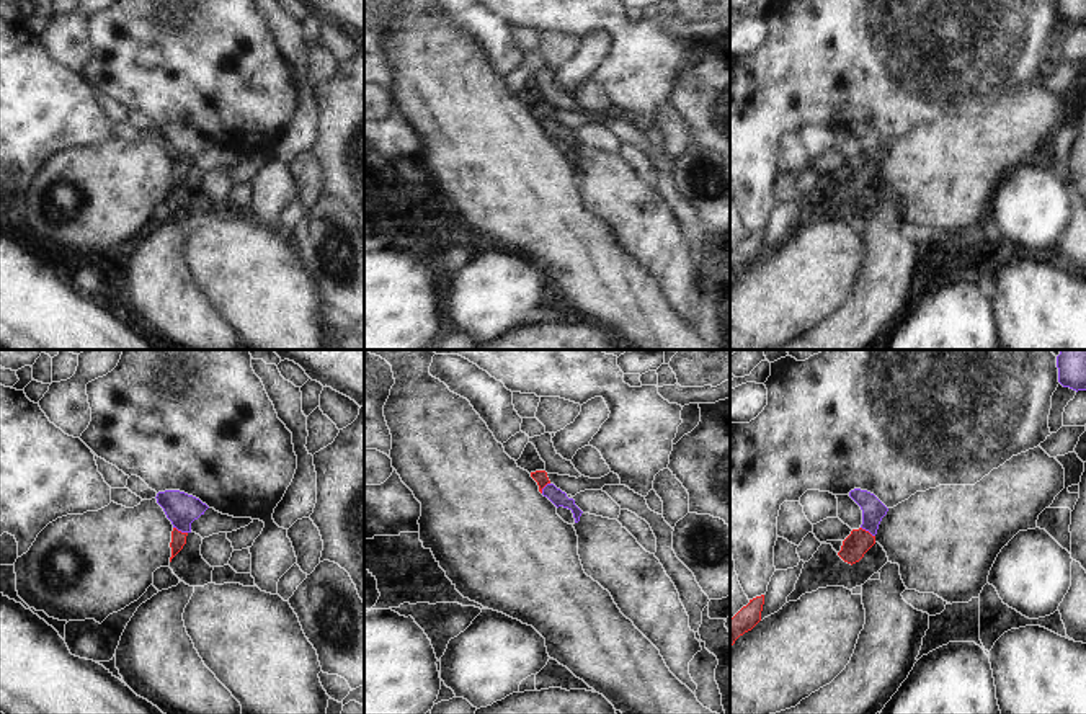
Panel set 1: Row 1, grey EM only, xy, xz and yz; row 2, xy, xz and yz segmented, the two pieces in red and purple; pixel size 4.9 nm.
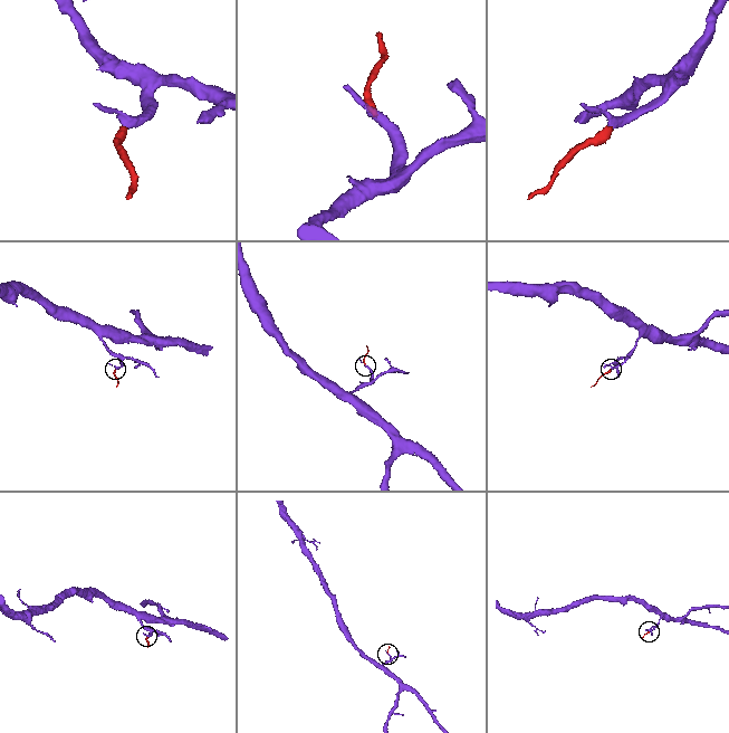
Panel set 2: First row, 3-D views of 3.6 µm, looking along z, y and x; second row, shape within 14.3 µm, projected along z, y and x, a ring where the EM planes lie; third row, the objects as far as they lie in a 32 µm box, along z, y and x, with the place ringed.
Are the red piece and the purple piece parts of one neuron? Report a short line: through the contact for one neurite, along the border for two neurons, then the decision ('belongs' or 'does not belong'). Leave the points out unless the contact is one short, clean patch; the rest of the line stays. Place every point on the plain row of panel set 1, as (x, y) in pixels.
line xy (178, 174), (180, 165), (182, 144); belongs

